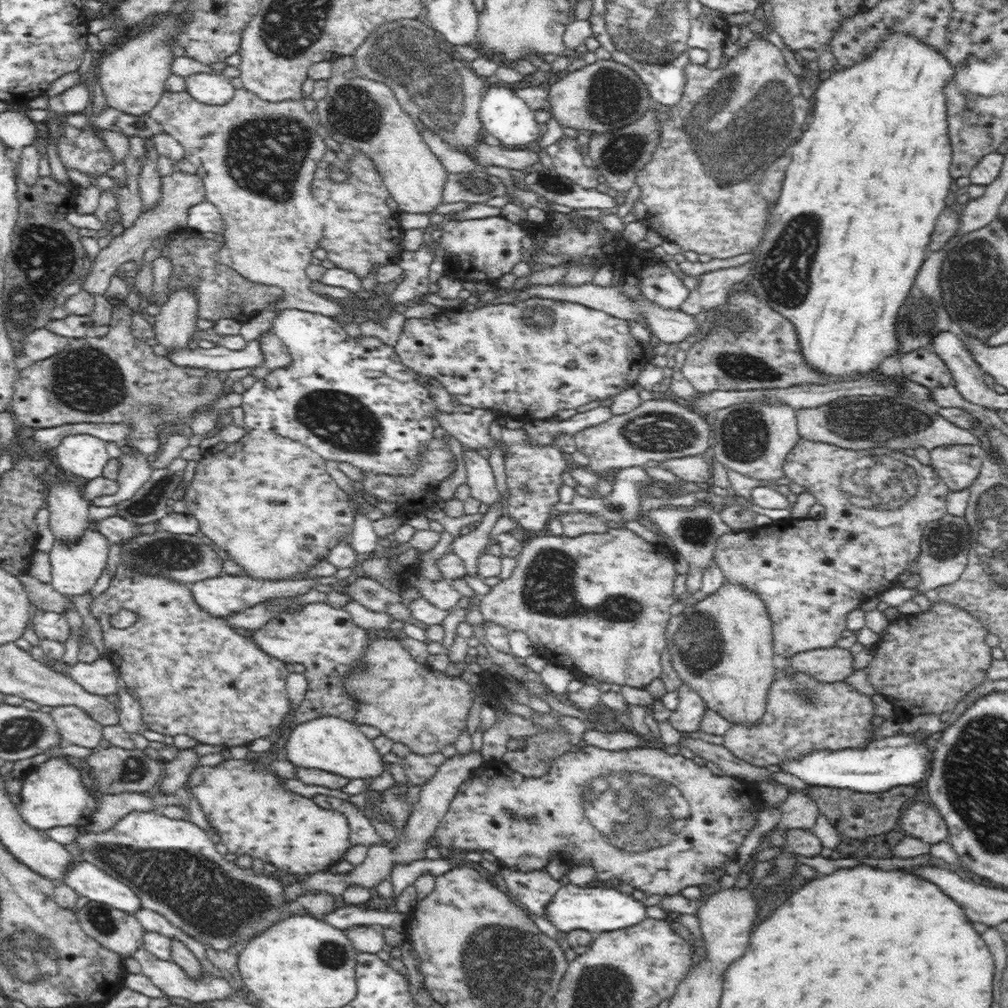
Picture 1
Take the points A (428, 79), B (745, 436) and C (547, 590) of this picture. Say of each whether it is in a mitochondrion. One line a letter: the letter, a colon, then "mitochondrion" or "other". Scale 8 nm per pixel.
A: mitochondrion
B: mitochondrion
C: mitochondrion

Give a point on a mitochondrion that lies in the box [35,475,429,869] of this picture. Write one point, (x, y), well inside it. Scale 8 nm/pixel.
(168, 555)

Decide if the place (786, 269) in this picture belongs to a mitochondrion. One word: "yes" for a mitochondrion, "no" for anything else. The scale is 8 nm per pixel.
yes

